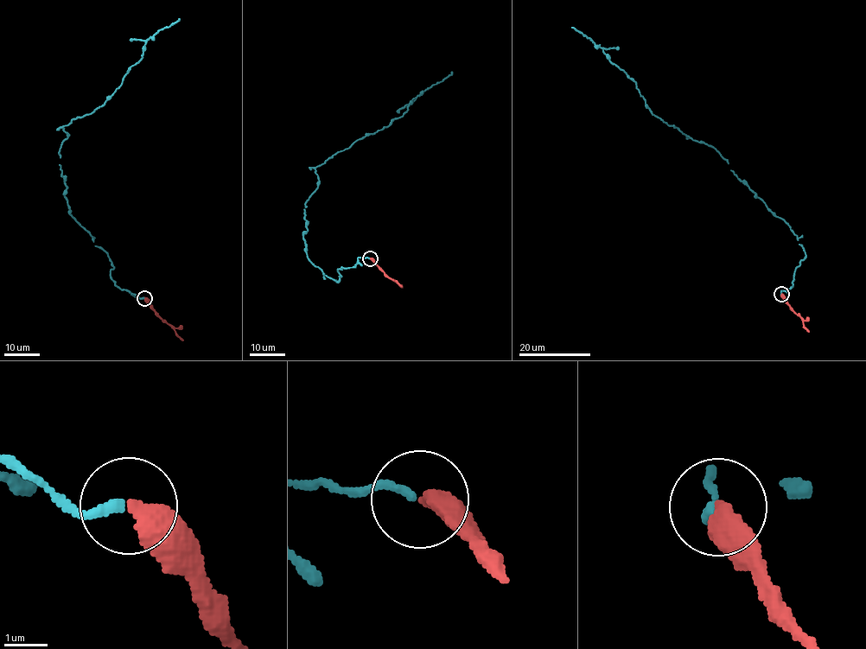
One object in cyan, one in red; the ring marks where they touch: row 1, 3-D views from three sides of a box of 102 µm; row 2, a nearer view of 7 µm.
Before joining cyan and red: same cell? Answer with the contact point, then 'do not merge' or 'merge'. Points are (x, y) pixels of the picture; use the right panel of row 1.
(781, 294) | merge

